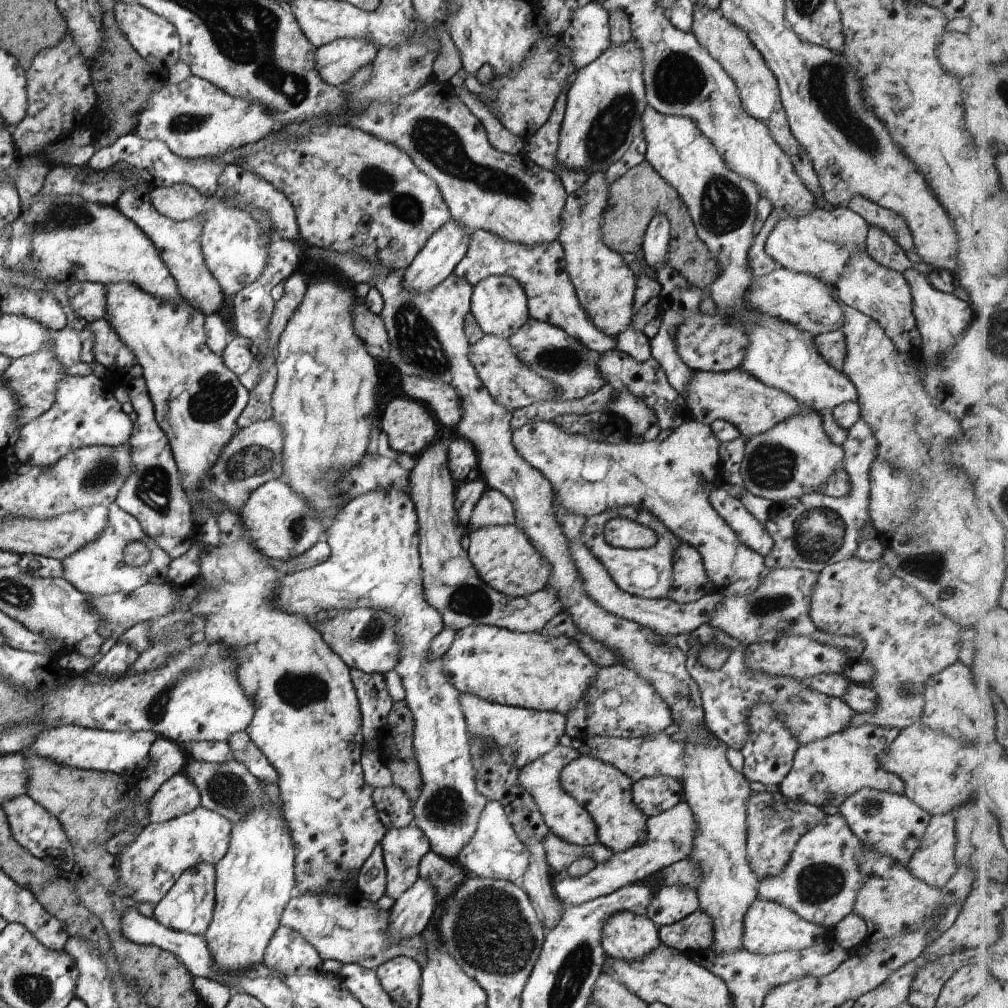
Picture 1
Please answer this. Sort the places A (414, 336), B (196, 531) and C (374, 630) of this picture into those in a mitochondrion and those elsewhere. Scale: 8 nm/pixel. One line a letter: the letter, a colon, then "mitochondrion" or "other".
A: mitochondrion
B: other
C: mitochondrion

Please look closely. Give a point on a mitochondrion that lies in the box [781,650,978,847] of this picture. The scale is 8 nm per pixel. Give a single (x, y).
(871, 806)

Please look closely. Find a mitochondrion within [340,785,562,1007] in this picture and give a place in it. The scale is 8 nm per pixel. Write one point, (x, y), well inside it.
(488, 931)

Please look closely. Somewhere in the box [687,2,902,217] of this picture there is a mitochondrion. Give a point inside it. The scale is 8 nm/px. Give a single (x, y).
(828, 88)

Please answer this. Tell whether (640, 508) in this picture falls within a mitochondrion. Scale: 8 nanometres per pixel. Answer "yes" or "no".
no

